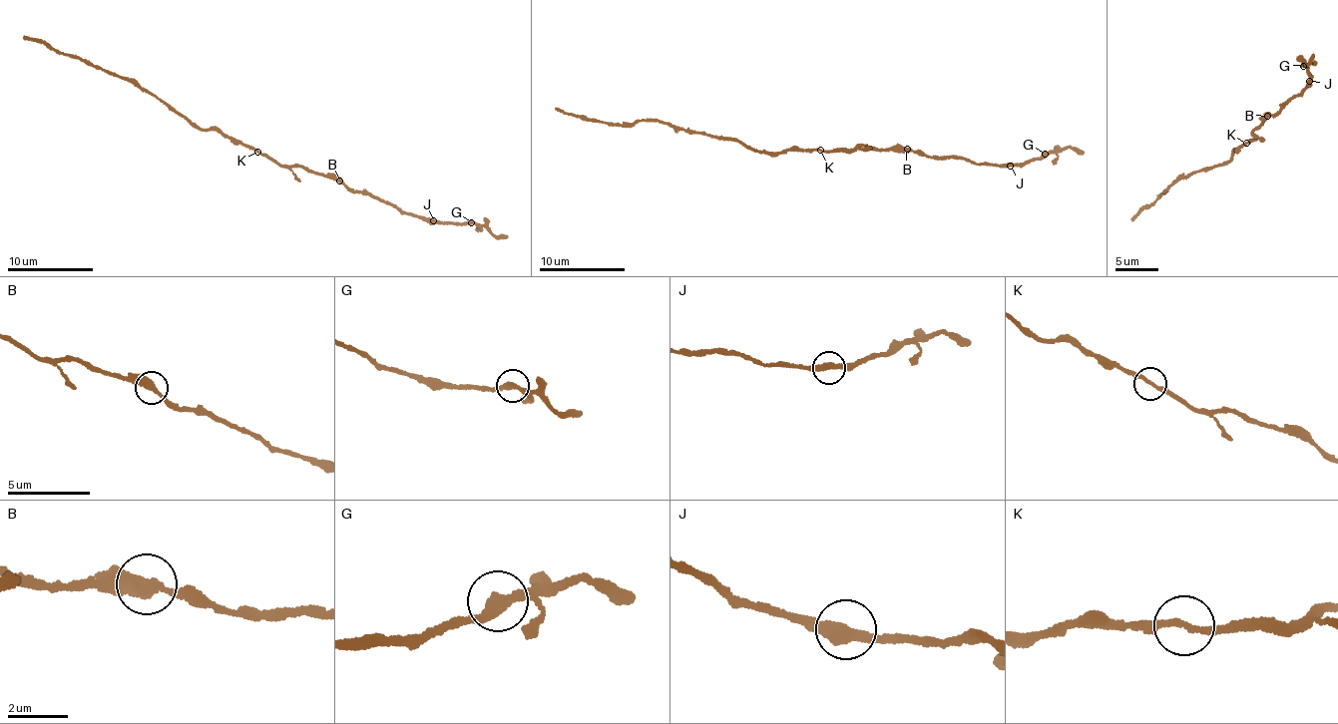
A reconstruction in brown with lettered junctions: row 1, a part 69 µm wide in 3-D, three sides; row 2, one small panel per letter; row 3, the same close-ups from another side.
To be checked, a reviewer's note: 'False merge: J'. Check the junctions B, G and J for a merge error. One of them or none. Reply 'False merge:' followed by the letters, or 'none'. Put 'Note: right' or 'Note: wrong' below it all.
False merge: none
Note: wrong

